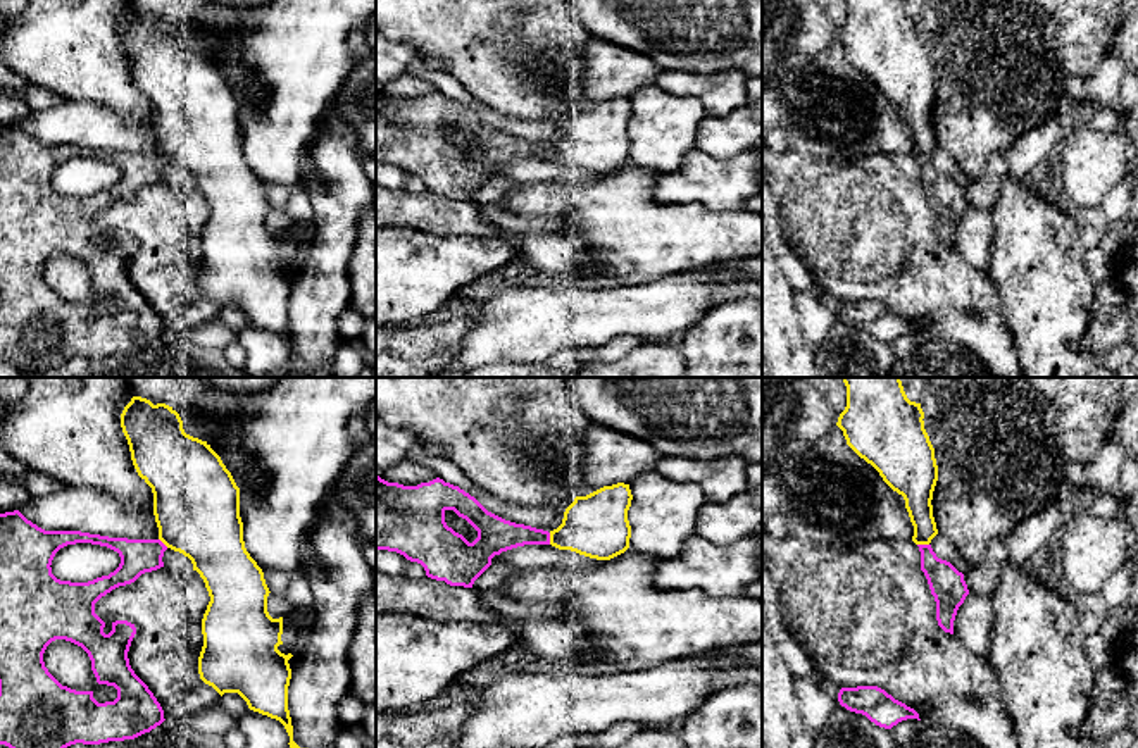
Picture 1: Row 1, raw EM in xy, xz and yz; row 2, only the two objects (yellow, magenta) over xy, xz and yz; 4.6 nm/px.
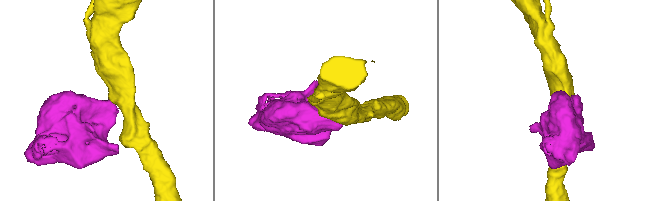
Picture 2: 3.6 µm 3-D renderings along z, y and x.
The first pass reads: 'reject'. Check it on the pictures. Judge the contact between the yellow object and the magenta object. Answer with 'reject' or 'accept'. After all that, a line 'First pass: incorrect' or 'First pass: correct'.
reject
First pass: correct

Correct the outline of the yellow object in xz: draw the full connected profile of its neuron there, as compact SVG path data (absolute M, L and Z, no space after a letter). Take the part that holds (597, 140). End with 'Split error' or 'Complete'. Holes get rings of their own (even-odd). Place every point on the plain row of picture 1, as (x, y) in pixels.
M629 98L603 100L586 110L576 110L566 122L562 138L550 145L550 159L579 169L610 174L629 162L631 121Z. Complete

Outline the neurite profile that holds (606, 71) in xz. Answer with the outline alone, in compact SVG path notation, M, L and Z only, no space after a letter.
M588 34L579 52L581 59L574 65L579 79L576 110L617 97L629 98L638 88L655 84L655 78L664 72L650 57L595 34Z

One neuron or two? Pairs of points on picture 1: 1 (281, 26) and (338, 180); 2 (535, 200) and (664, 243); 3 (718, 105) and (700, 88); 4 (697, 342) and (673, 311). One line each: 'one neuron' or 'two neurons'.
1: two neurons
2: one neuron
3: one neuron
4: two neurons

